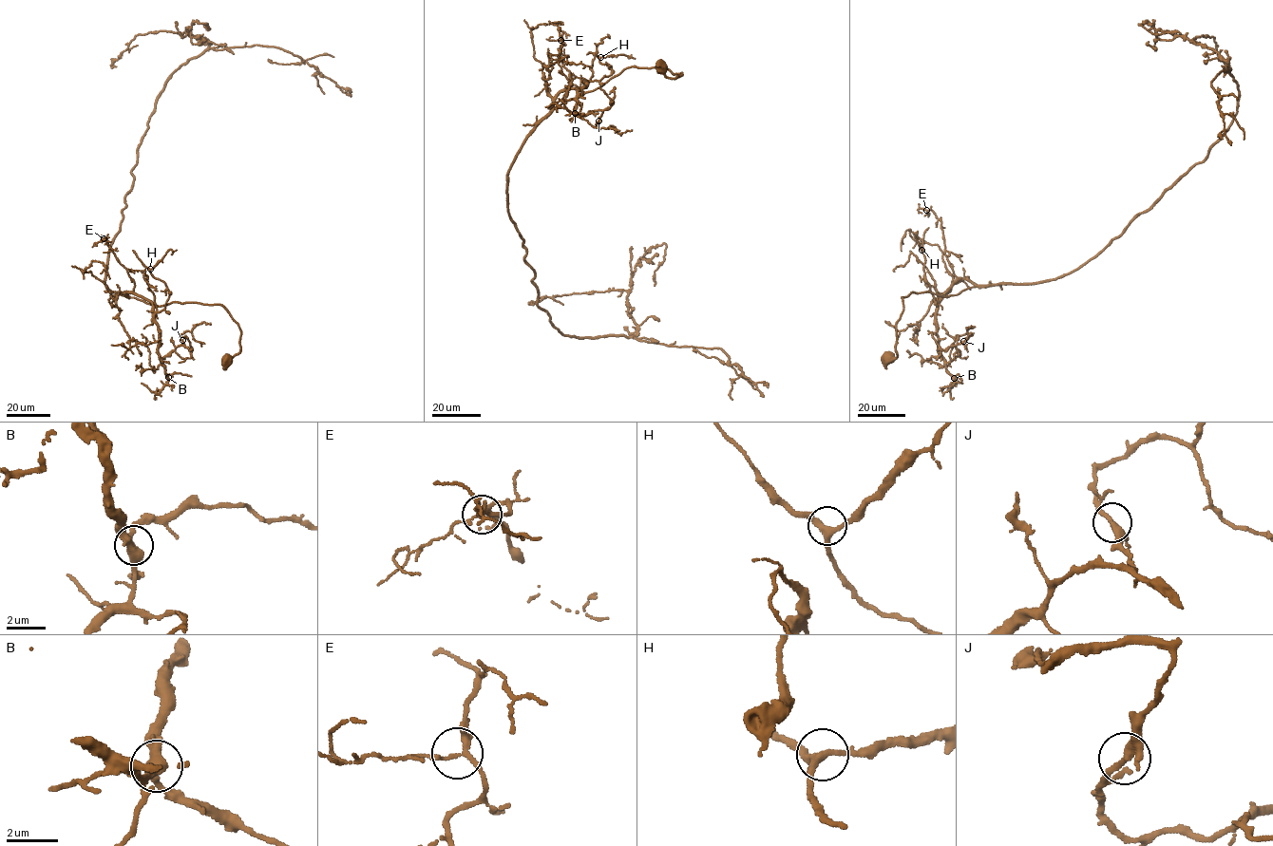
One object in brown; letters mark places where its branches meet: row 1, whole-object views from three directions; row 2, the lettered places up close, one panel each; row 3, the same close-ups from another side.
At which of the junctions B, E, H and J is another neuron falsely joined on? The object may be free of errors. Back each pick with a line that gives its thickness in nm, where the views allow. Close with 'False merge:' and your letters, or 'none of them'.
False merge: none of them

